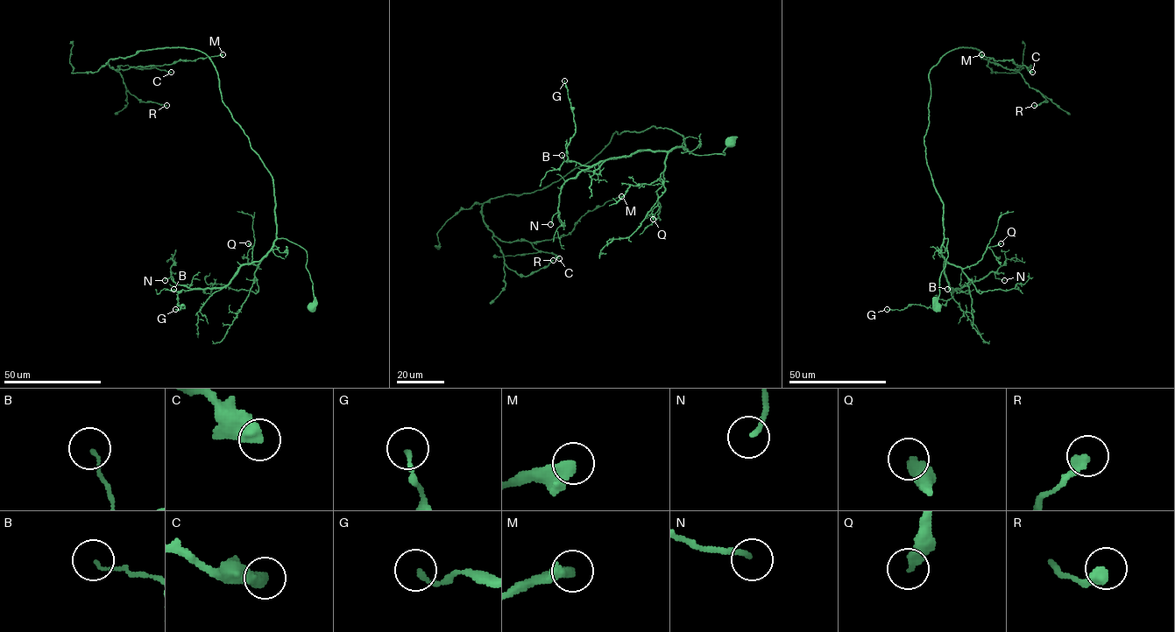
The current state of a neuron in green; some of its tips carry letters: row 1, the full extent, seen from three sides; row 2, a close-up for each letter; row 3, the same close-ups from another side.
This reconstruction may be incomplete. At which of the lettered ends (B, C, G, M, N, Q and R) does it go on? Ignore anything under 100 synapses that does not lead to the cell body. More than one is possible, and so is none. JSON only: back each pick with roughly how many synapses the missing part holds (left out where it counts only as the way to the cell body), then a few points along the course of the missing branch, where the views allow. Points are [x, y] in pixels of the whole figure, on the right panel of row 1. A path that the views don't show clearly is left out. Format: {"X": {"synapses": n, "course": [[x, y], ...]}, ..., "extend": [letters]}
{"extend": []}

